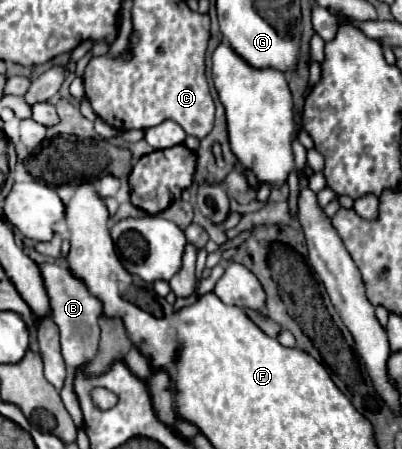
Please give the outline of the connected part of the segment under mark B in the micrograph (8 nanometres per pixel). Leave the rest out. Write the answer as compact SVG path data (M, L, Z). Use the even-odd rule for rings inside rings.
M49 262L49 264L41 266L41 274L43 274L43 280L45 280L47 294L51 298L51 318L55 320L55 324L59 326L59 332L61 332L61 354L65 358L67 374L60 396L74 424L80 429L83 426L83 415L73 390L73 379L77 368L89 364L97 356L99 332L101 332L99 324L97 324L97 318L101 316L103 306L95 296L91 296L87 292L85 284L81 280L77 280L67 268Z

